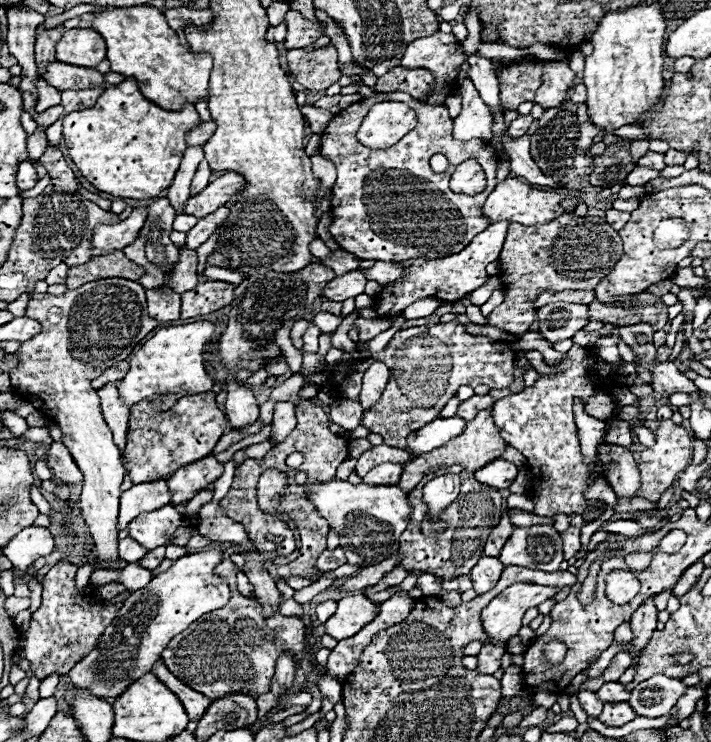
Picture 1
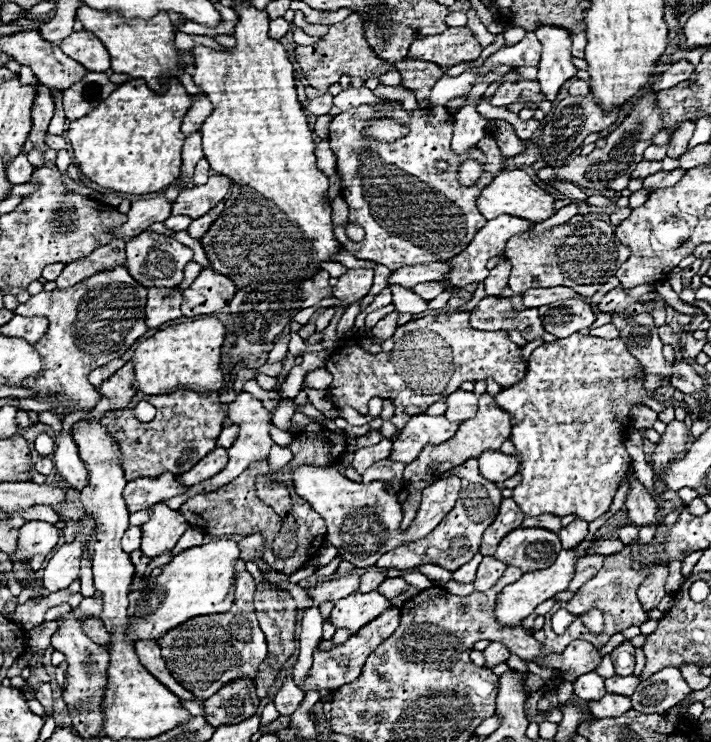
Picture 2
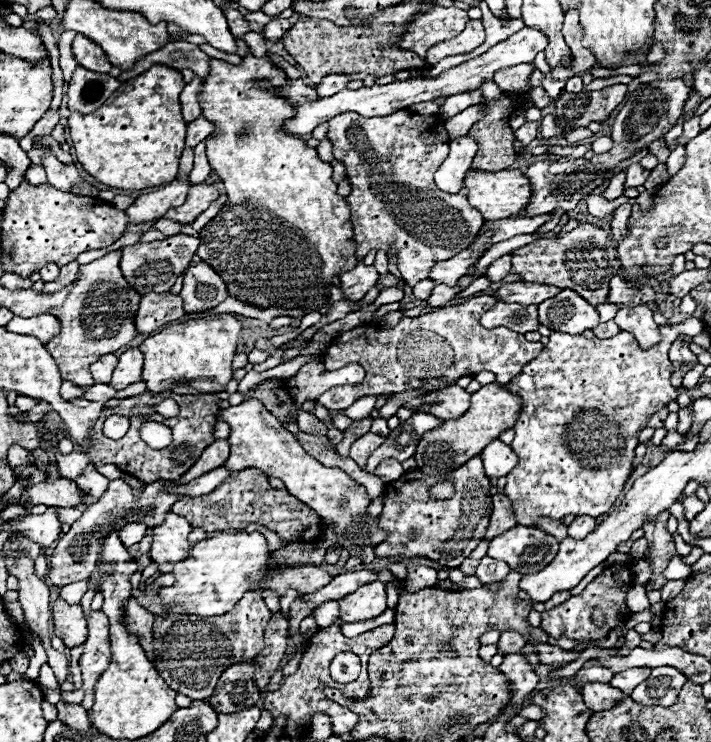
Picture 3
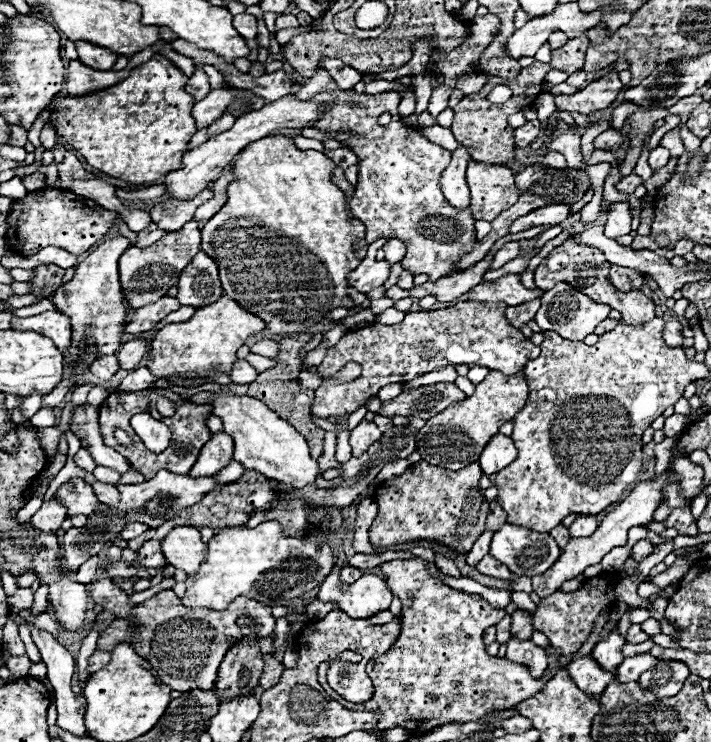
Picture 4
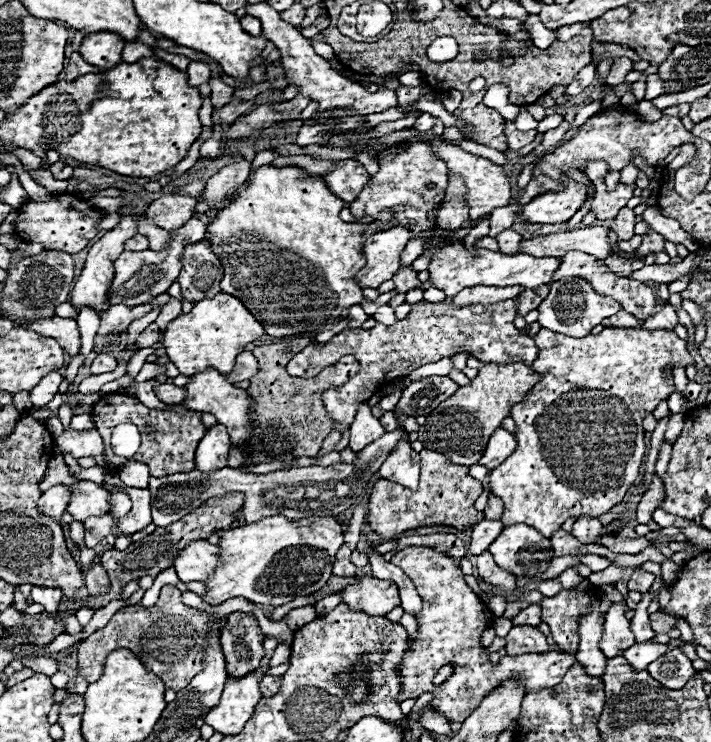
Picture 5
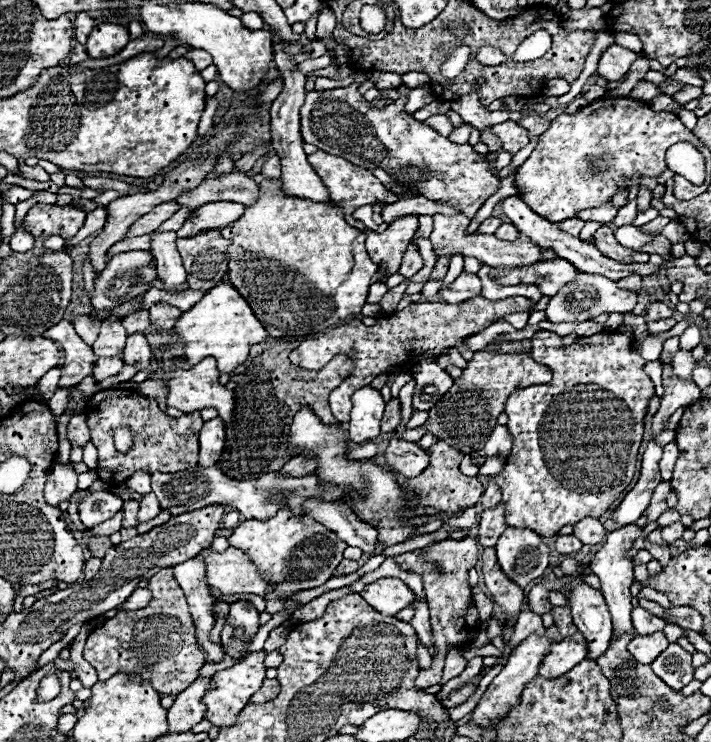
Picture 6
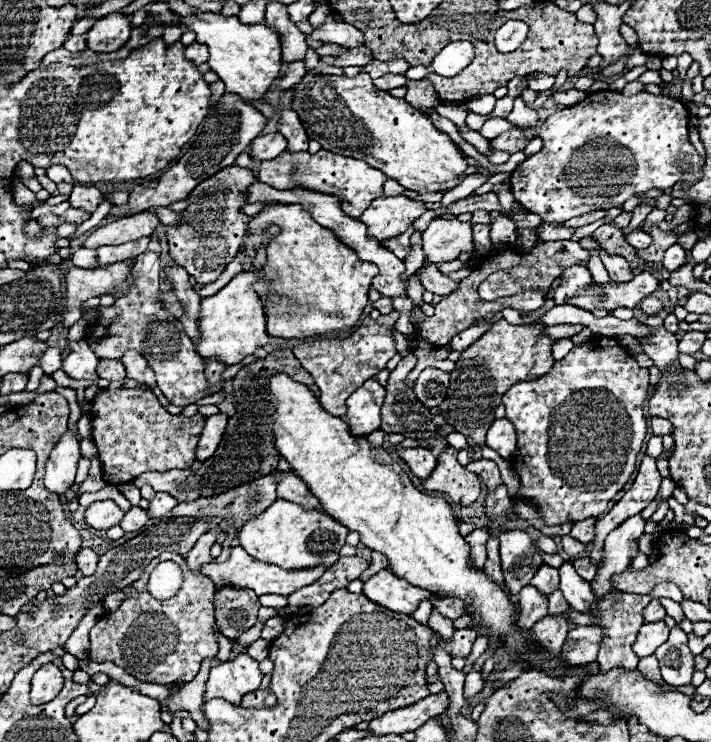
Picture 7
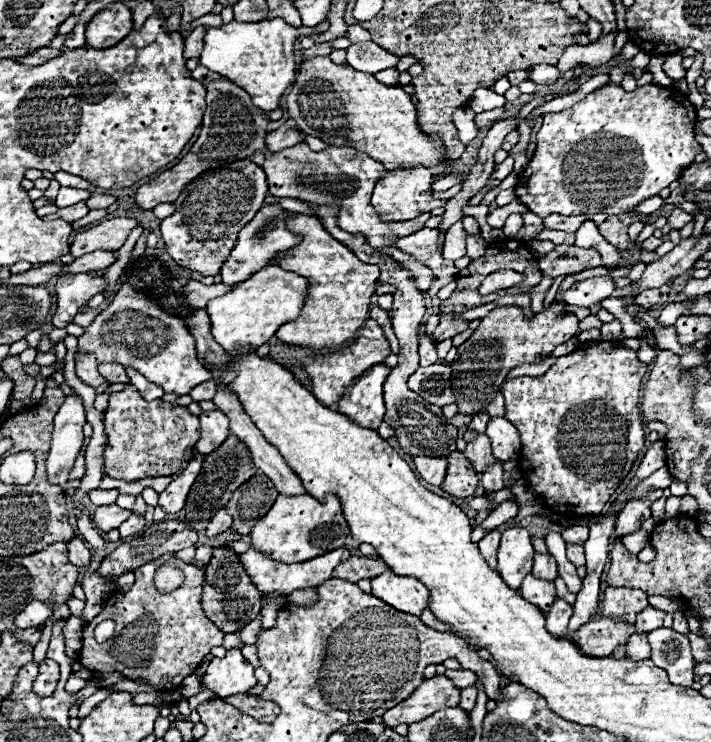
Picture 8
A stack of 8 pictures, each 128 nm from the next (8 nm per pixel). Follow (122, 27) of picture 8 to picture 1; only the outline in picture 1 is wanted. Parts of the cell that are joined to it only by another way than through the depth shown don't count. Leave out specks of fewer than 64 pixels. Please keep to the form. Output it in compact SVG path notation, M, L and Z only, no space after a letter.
M90 28L64 30L56 44L56 60L84 68L96 68L106 58L104 38Z

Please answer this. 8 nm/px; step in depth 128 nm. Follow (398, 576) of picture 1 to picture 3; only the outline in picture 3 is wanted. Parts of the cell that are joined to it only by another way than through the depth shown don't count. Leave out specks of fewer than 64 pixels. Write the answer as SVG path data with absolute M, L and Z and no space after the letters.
M370 570L340 574L340 576L334 576L334 580L326 588L322 588L318 592L312 592L312 594L306 594L304 600L314 602L314 604L324 604L328 600L340 600L344 594L354 592L360 584L370 584L372 580L378 580L378 574L370 572Z

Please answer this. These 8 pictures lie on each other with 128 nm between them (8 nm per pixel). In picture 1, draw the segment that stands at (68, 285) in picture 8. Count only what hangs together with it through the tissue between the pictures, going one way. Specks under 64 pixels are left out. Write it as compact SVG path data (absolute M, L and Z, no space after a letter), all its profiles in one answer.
M160 198L156 200L154 204L148 206L148 216L146 216L146 222L144 222L144 228L140 230L138 238L124 248L124 254L140 264L146 274L140 278L140 284L146 288L146 290L152 290L152 288L158 288L158 286L164 286L168 282L168 276L172 272L172 266L178 262L178 246L174 246L168 238L170 230L172 230L172 222L174 222L174 208L168 204L166 198Z

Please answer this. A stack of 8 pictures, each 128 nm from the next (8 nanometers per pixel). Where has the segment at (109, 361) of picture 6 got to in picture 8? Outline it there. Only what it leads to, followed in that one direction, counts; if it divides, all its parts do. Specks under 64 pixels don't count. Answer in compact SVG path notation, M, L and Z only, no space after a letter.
M102 362L102 364L98 364L98 372L100 372L110 384L128 382L128 376L126 376L126 372L124 372L124 366L122 366L122 364L116 364L116 362Z

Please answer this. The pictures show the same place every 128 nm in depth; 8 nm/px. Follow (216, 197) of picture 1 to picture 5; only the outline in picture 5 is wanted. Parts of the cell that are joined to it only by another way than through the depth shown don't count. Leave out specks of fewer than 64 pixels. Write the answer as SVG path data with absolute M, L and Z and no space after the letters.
M168 194L154 200L148 206L146 216L154 220L160 228L176 230L194 216L194 208L200 202L200 196L182 196L182 194Z

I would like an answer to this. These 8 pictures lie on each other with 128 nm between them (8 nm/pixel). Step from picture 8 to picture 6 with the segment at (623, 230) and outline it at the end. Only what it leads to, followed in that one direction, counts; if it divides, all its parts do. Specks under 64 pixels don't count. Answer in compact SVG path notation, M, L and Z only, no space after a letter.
M602 226L596 230L596 246L598 250L608 256L610 260L622 262L622 264L634 264L634 262L648 262L648 254L642 252L634 252L630 248L624 248L616 242L614 238L614 230L610 226Z

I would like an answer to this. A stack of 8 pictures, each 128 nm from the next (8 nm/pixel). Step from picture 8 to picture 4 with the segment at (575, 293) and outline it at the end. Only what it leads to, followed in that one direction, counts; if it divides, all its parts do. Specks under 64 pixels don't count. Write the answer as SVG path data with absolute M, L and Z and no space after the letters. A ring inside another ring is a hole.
M318 68L306 84L300 84L296 96L310 98L316 92L328 90L338 94L338 102L322 120L316 122L316 128L330 132L334 140L342 142L342 146L352 150L360 160L358 184L352 196L352 214L364 222L366 242L372 244L372 240L378 238L398 238L406 244L406 256L402 260L404 270L414 276L426 274L430 280L450 276L460 256L470 252L476 244L476 220L470 220L468 208L452 208L452 216L440 216L444 214L444 208L450 210L450 204L440 190L440 172L448 166L450 150L430 142L420 134L420 128L406 126L404 120L400 120L396 92L366 96L354 90L340 90L334 80L328 78L326 70ZM348 98L352 98L354 104L348 104ZM384 110L392 114L392 122L388 126L378 124Z

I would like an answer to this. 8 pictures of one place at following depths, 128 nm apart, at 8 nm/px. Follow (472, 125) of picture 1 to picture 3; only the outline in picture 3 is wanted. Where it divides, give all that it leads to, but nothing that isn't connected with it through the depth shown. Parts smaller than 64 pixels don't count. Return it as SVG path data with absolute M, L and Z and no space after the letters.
M458 136L450 140L450 154L436 172L436 184L444 192L458 192L464 184L464 174L476 156L478 144L472 136Z

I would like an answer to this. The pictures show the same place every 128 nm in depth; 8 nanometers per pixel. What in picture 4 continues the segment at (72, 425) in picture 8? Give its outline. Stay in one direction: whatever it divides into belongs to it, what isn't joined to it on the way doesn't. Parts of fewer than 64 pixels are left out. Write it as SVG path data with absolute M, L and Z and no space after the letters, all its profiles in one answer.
M50 500L42 504L42 508L30 518L30 522L34 528L40 528L40 532L58 532L64 518L66 518L66 508L60 502Z

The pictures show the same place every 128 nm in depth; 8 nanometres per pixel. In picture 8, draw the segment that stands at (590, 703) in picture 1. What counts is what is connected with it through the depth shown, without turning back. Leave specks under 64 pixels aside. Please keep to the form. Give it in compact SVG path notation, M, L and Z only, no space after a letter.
M654 490L650 496L642 500L632 500L628 502L622 512L616 516L616 528L614 528L614 538L622 538L626 534L634 534L640 530L642 522L650 518L650 504L663 496L663 490Z

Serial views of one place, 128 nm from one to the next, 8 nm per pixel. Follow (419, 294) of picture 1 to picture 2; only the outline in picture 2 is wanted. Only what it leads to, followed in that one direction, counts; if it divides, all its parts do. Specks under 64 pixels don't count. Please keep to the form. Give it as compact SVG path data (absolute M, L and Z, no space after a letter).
M504 214L504 216L498 216L498 218L490 220L484 228L480 228L480 230L478 230L478 234L472 238L472 242L468 244L468 248L466 248L466 250L464 250L464 252L460 252L460 256L454 256L454 258L448 262L448 266L450 266L448 282L450 282L452 286L456 286L456 288L464 288L464 286L474 284L474 282L476 282L476 284L484 282L484 280L486 280L486 276L488 276L486 262L488 262L490 258L498 256L498 254L504 250L504 244L508 242L508 238L510 238L510 236L524 232L528 226L532 226L532 222L522 220L522 218L516 218L516 216L508 216L508 214Z

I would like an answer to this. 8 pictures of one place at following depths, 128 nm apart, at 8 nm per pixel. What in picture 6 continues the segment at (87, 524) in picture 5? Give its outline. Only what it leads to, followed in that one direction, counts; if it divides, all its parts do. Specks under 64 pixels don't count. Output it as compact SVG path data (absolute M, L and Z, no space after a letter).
M118 512L116 516L112 516L112 520L98 524L96 528L90 528L90 536L110 536L114 532L118 532L122 528L123 512Z

